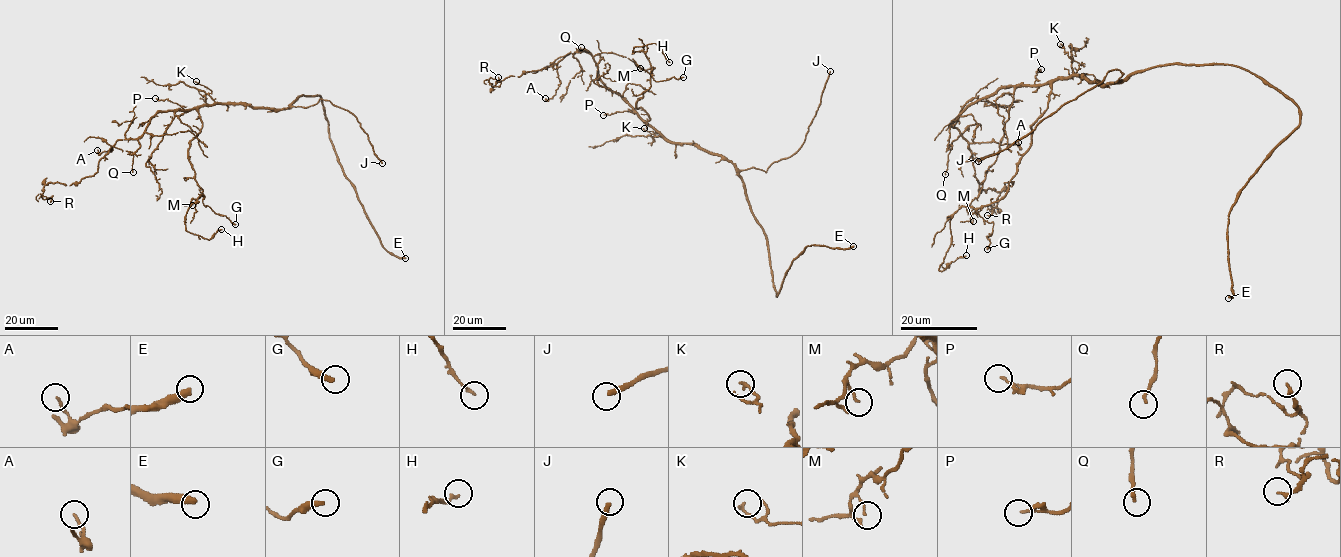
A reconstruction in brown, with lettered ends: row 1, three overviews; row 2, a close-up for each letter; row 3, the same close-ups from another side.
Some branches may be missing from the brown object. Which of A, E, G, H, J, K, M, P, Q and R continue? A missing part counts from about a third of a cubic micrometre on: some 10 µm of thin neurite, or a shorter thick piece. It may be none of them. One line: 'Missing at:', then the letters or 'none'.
Missing at: E, J, Q

